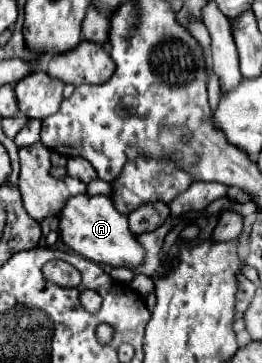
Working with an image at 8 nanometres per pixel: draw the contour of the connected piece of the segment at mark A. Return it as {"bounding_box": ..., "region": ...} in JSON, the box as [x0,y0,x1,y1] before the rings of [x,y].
{"bounding_box":[59,195,147,271],"region":[[[103,195],[71,197],[59,215],[59,235],[65,241],[65,245],[69,245],[75,253],[95,263],[105,263],[111,267],[123,267],[131,271],[145,263],[147,251],[143,249],[143,245],[139,245],[139,239],[131,233],[127,217],[121,215],[115,209],[113,201]]]}

